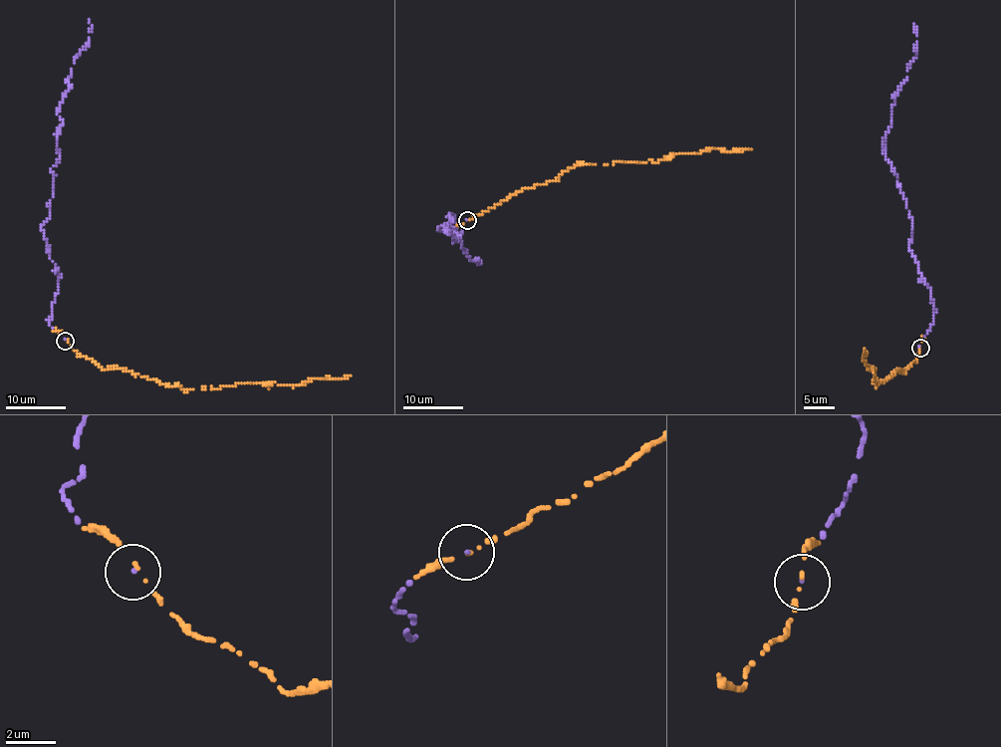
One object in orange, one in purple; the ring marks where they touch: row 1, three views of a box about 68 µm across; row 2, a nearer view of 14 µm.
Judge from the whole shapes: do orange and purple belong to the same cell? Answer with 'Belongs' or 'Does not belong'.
Belongs

